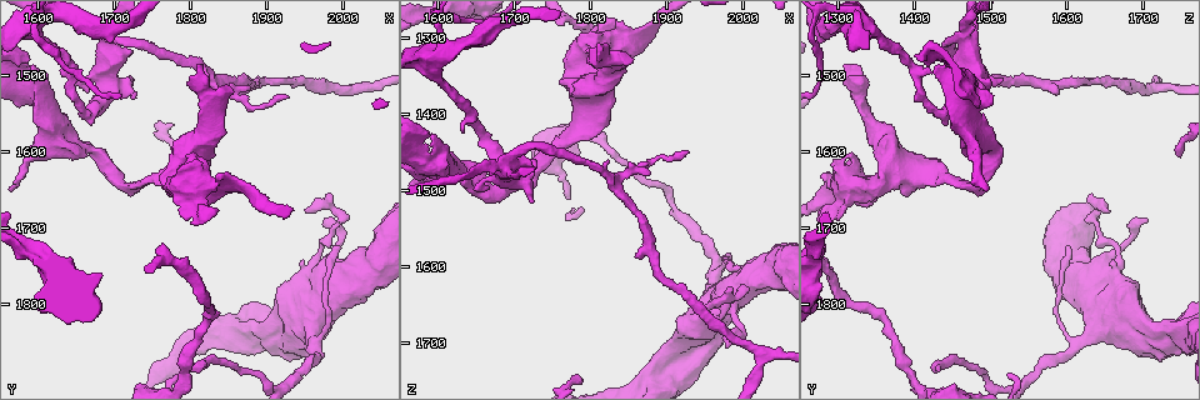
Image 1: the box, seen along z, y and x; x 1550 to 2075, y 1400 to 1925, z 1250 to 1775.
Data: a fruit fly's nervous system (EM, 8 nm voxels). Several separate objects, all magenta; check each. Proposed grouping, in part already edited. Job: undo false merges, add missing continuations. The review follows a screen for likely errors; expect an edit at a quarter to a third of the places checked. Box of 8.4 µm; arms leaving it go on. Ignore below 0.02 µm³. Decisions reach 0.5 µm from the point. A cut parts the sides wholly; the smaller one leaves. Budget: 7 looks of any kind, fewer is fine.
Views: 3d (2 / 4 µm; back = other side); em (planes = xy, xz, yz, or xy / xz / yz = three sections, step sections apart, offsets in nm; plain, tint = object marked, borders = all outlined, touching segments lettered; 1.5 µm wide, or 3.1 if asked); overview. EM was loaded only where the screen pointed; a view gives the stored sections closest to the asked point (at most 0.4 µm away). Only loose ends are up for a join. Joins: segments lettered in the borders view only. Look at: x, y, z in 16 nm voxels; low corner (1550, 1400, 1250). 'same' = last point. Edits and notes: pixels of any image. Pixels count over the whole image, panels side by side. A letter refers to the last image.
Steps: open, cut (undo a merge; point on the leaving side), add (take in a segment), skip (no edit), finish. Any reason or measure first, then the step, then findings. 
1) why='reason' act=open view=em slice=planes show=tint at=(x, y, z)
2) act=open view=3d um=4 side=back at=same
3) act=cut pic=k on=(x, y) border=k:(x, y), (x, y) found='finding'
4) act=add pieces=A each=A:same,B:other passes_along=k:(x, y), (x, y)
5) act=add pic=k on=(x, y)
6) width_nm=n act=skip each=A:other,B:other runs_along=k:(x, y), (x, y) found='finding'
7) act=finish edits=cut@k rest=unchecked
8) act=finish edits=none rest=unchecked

why='free end' act=open view=3d um=2 at=(1930, 1525, 1445)

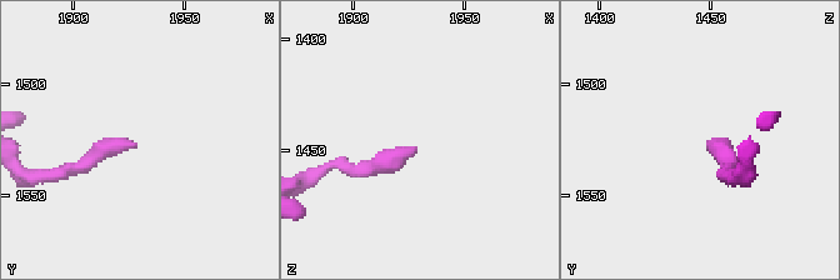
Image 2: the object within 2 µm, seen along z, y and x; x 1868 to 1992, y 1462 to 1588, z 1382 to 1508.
why='now the EM' act=open view=em slice=planes show=borders at=(1929, 1527, 1450)

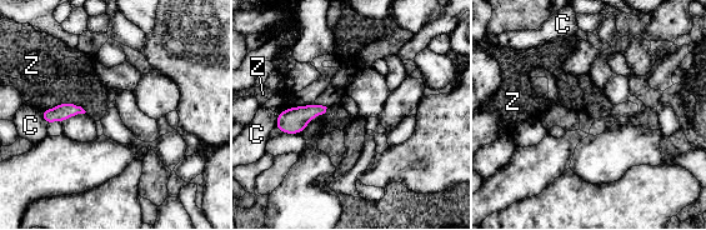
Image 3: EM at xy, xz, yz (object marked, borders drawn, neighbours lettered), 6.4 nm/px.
width_nm=110 act=skip each=C:other,Z:other border=3:(39, 110), (75, 103), (86, 111) found='no lettered segment goes on from it'

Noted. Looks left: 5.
why='free end' act=open view=3d um=4 at=(1810, 1485, 1310)

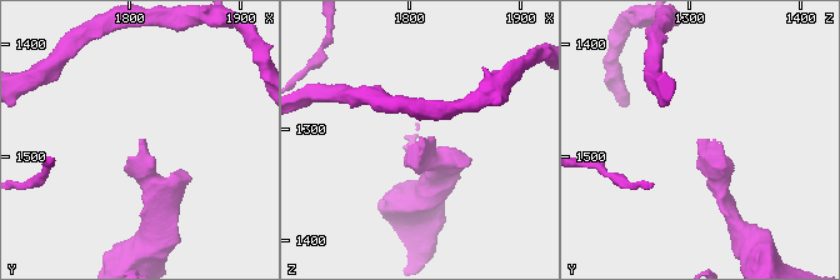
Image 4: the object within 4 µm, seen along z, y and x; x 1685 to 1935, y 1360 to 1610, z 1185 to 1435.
why='shape alone is not enough' act=open view=em slice=planes show=plain at=(1812, 1486, 1308)

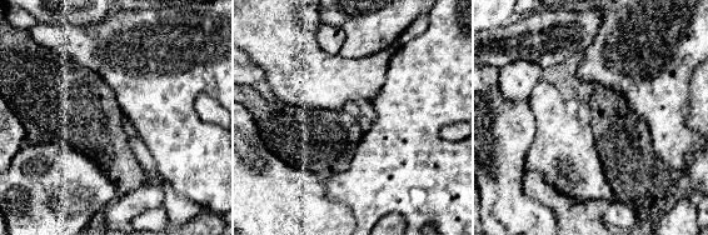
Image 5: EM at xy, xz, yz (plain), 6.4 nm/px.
act=open view=em slice=planes show=borders at=same

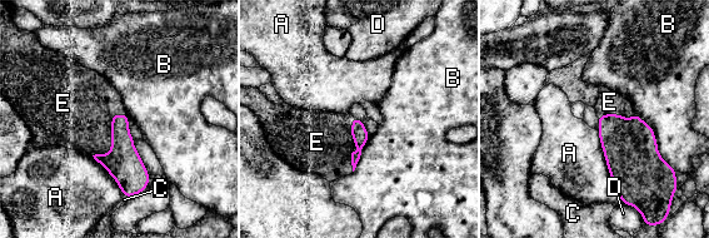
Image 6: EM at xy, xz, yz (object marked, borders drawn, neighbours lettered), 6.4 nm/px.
act=add pieces=E each=A:other,B:other,C:other,D:other,E:same passes_along=6:(123, 162), (111, 134), (78, 115) found='the neuron continues'

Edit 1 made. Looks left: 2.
why='tapers out' act=open view=3d um=4 at=(1995, 1720, 1605)

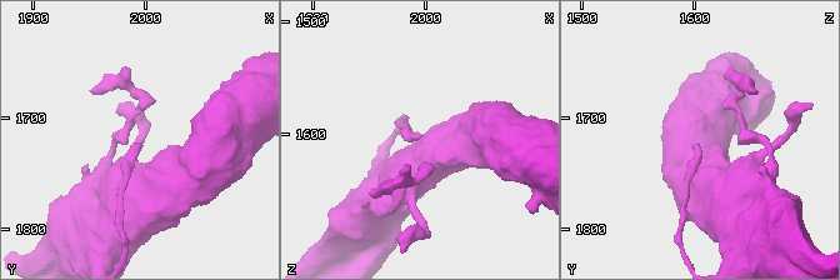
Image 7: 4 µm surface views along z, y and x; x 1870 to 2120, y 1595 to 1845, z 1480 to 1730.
act=open view=em slice=planes show=borders at=(1994, 1722, 1604)

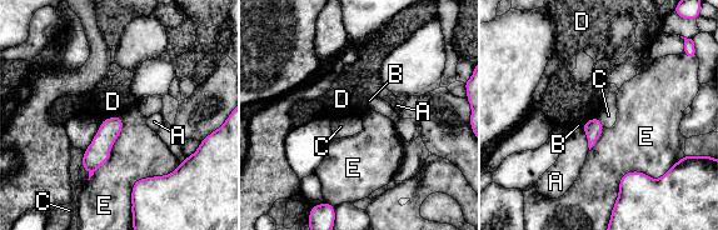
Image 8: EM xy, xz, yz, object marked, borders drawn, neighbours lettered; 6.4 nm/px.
act=skip each=A:other,B:other,C:other,D:other,E:other found='none of them fits'

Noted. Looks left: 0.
act=finish edits=add@6 rest=unchecked

